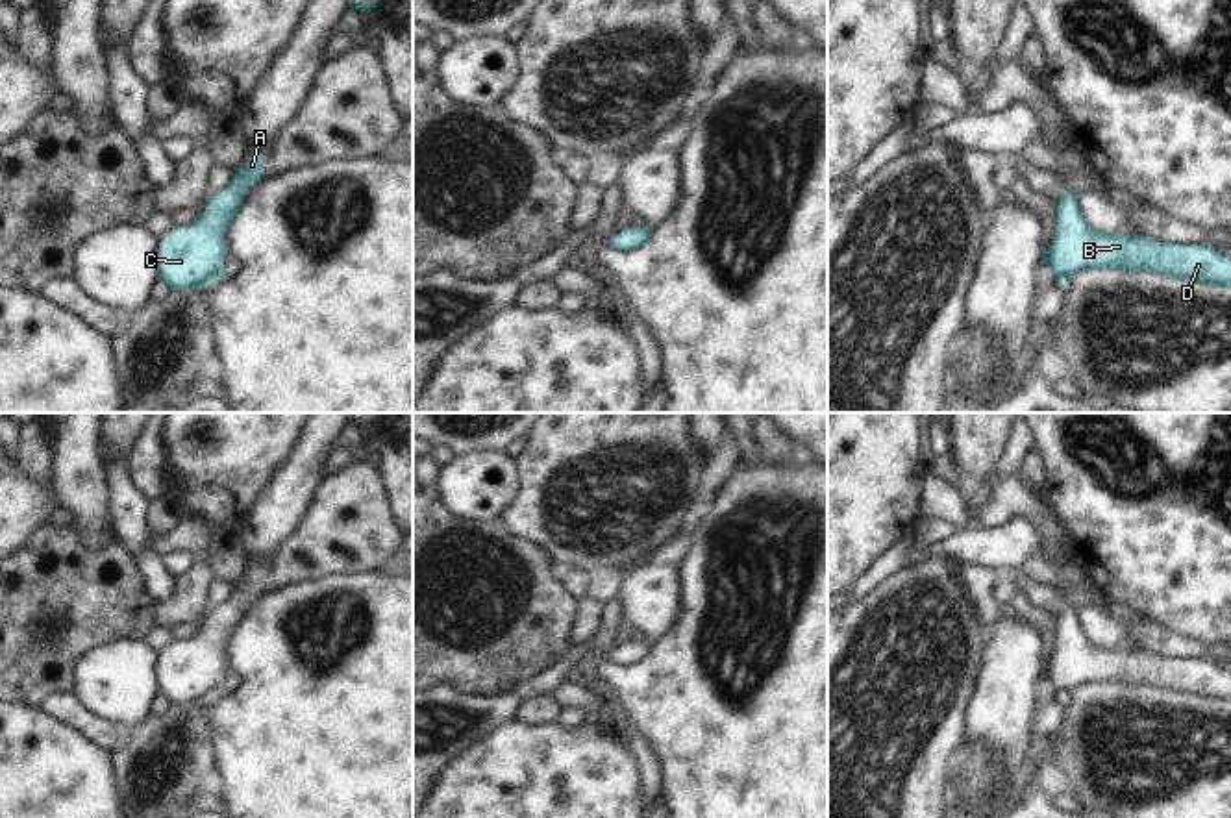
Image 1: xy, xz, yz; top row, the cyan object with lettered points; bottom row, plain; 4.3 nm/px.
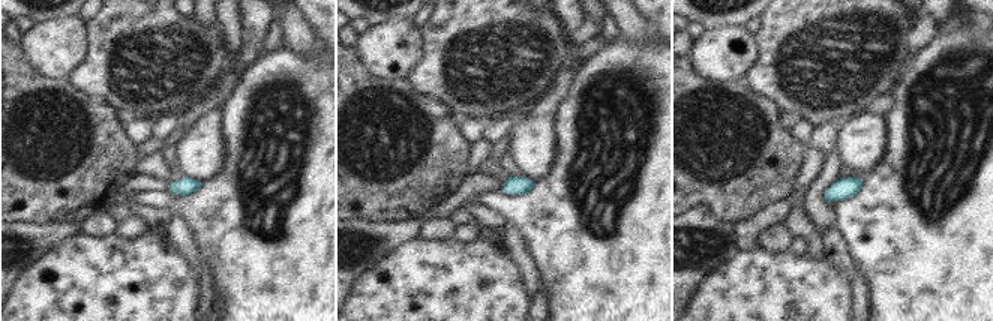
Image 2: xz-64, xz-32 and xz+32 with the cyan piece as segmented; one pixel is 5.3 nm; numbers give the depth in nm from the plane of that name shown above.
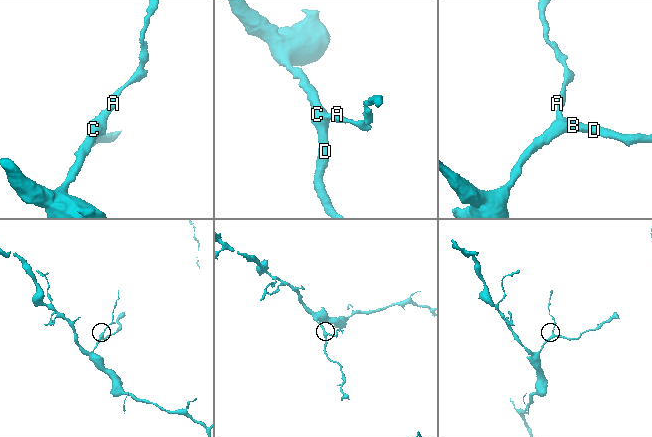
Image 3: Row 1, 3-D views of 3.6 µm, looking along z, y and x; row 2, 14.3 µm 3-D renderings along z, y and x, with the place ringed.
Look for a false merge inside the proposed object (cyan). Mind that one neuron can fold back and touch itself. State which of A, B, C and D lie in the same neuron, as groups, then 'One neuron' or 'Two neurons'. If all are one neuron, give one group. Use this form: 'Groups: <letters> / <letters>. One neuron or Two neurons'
Groups: A B C D. One neuron

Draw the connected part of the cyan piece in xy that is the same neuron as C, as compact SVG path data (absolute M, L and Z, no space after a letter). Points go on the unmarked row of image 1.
M261 570L246 572L246 579L235 585L231 598L218 609L207 611L207 624L189 640L178 640L167 648L159 663L159 685L170 705L200 703L224 692L228 659L224 648L233 629L244 618L246 601L265 589Z

